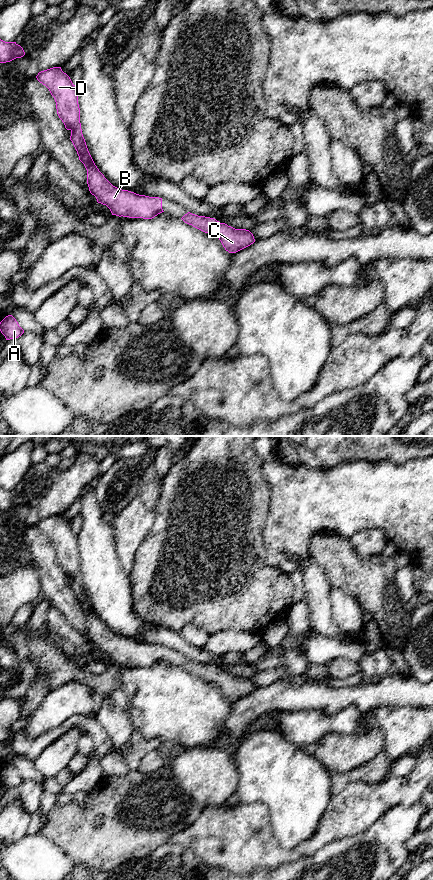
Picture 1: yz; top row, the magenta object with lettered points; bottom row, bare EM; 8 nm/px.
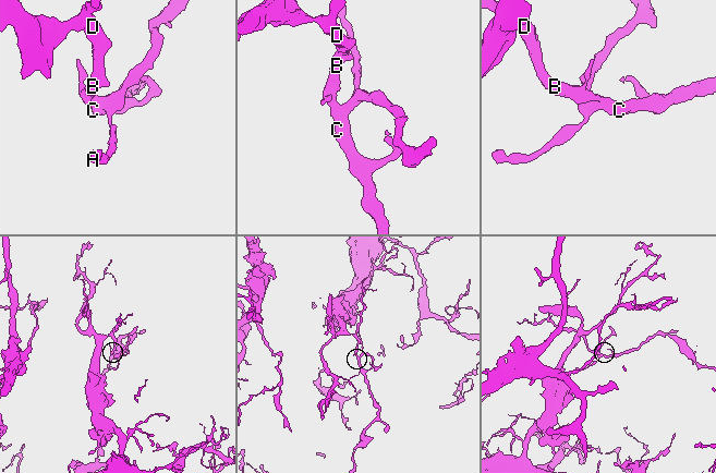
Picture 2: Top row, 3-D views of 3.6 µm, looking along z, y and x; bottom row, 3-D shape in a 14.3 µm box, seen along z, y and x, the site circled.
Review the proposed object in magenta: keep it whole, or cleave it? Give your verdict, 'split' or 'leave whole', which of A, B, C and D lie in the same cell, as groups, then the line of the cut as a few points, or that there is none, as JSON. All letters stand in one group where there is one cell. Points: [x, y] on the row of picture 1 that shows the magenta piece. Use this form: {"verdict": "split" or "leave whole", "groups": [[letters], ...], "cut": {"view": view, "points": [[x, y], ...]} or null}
{"verdict": "leave whole", "groups": [["A", "B", "C", "D"]], "cut": null}

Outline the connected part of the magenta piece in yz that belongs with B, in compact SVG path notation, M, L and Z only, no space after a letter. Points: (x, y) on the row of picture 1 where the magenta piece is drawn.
M53 67L41 71L36 78L49 89L51 95L55 99L59 118L64 123L65 128L71 131L70 140L77 151L79 160L84 164L87 170L87 184L89 191L96 197L97 202L106 205L110 209L112 215L119 217L152 219L158 214L164 212L162 209L162 198L139 195L128 190L119 189L113 186L99 171L88 151L82 134L77 87L72 83L70 77L62 71L61 67Z

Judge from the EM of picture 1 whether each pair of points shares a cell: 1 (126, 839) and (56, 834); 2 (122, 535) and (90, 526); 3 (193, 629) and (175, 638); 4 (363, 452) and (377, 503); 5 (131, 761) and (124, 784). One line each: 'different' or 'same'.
1: same
2: different
3: different
4: different
5: different

